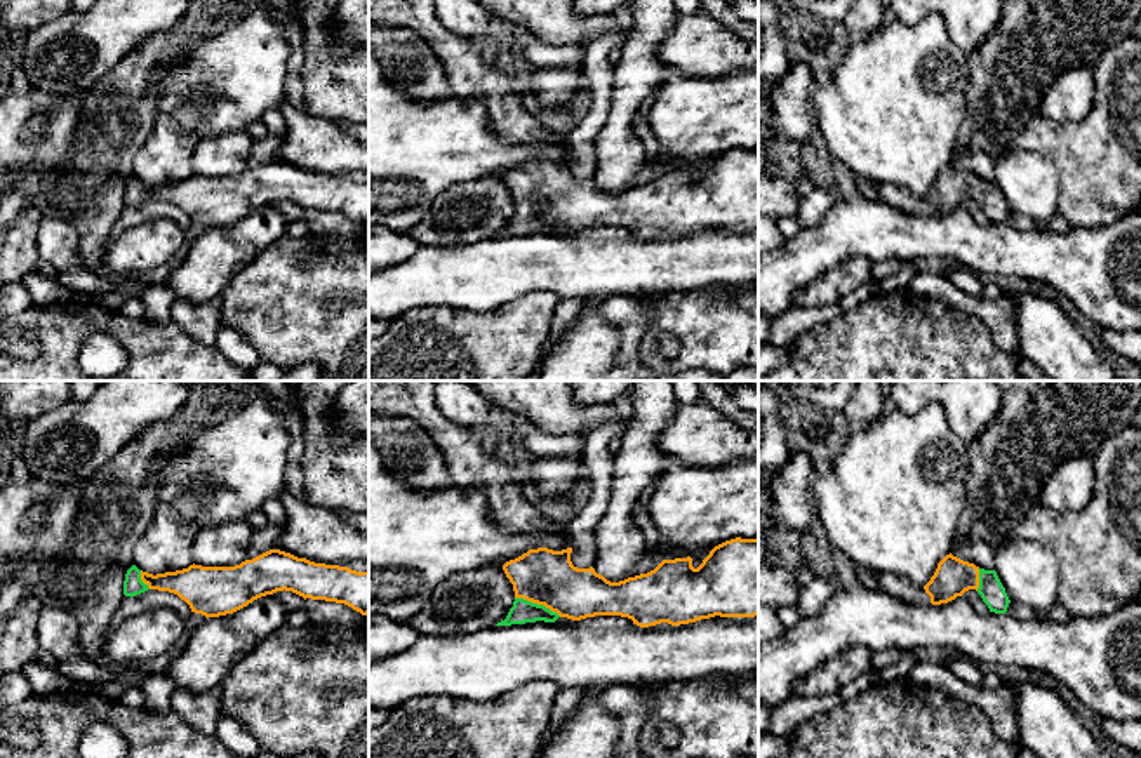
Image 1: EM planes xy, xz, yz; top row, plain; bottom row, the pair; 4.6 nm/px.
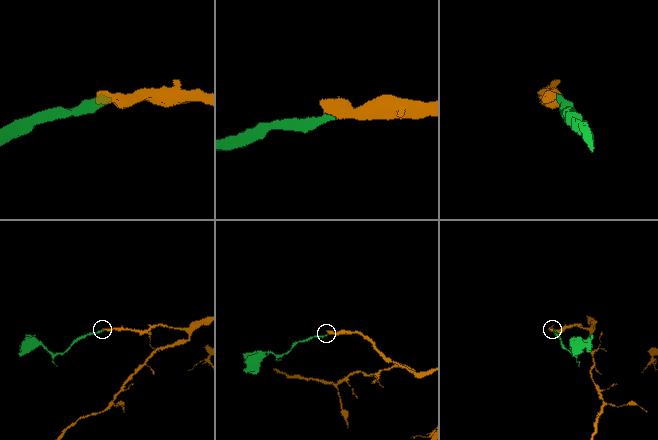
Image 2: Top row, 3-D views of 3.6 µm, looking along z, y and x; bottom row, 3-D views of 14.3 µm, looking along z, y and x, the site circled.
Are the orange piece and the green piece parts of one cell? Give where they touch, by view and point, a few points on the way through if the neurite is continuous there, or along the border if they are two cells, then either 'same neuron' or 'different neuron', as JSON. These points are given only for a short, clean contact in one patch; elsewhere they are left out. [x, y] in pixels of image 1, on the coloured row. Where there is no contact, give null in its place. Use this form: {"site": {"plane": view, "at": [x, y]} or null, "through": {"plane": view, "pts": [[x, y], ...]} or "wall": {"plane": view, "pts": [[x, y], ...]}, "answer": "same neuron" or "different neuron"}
{"site": {"plane": "xz", "at": [538, 604]}, "through": {"plane": "xz", "pts": [[541, 576], [538, 604], [522, 611]]}, "answer": "same neuron"}

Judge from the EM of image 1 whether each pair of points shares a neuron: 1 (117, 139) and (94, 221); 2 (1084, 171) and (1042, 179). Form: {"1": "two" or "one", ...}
{"1": "one", "2": "two"}

